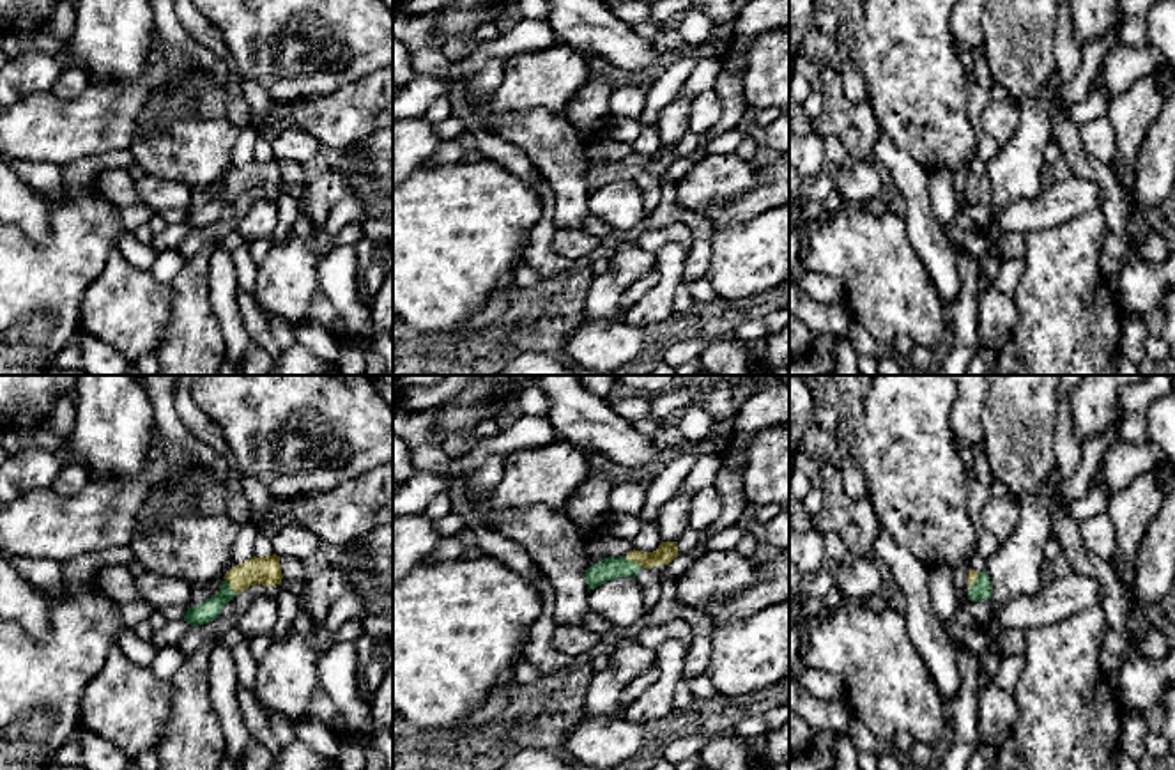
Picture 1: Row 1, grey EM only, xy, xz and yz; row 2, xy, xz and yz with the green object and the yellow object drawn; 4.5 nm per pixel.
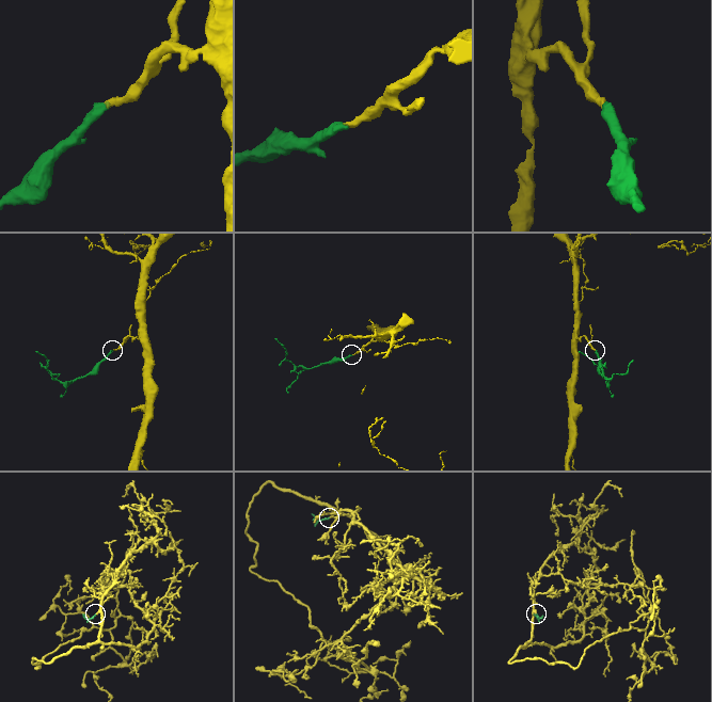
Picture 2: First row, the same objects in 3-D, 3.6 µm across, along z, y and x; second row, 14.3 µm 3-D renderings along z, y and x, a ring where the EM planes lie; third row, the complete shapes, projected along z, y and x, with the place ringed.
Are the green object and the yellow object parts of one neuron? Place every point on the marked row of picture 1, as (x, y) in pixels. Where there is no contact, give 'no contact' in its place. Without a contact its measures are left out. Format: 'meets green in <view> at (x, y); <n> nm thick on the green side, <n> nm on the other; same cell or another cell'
meets green in xz at (634, 562); 100 nm thick on the green side, 90 nm on the other; same cell

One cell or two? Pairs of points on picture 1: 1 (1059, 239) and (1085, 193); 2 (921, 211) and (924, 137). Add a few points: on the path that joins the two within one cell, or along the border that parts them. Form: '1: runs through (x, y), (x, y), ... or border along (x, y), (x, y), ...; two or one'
1: border along (1101, 206), (1029, 230); two
2: border along (890, 138), (929, 172); two

